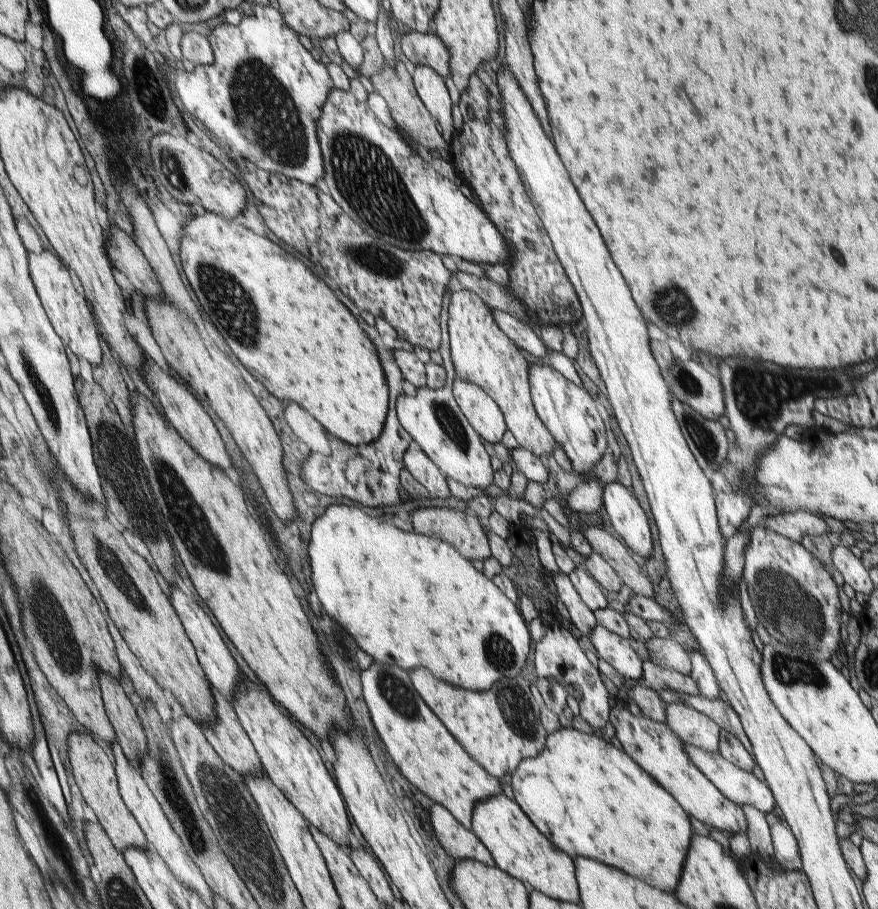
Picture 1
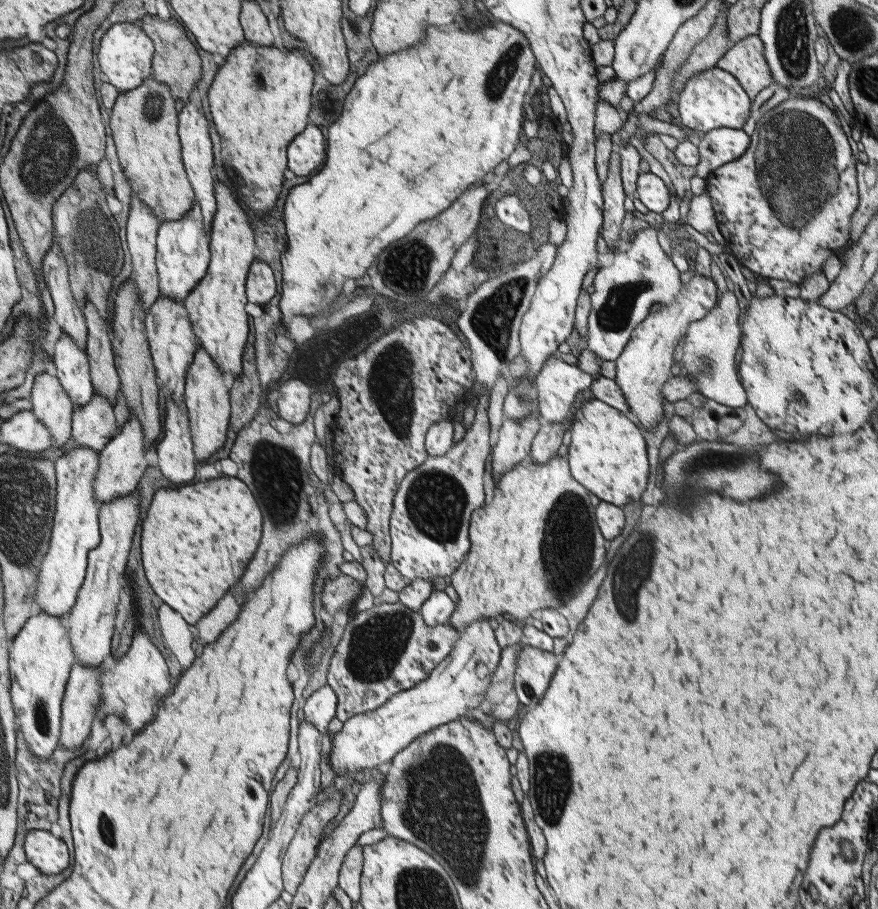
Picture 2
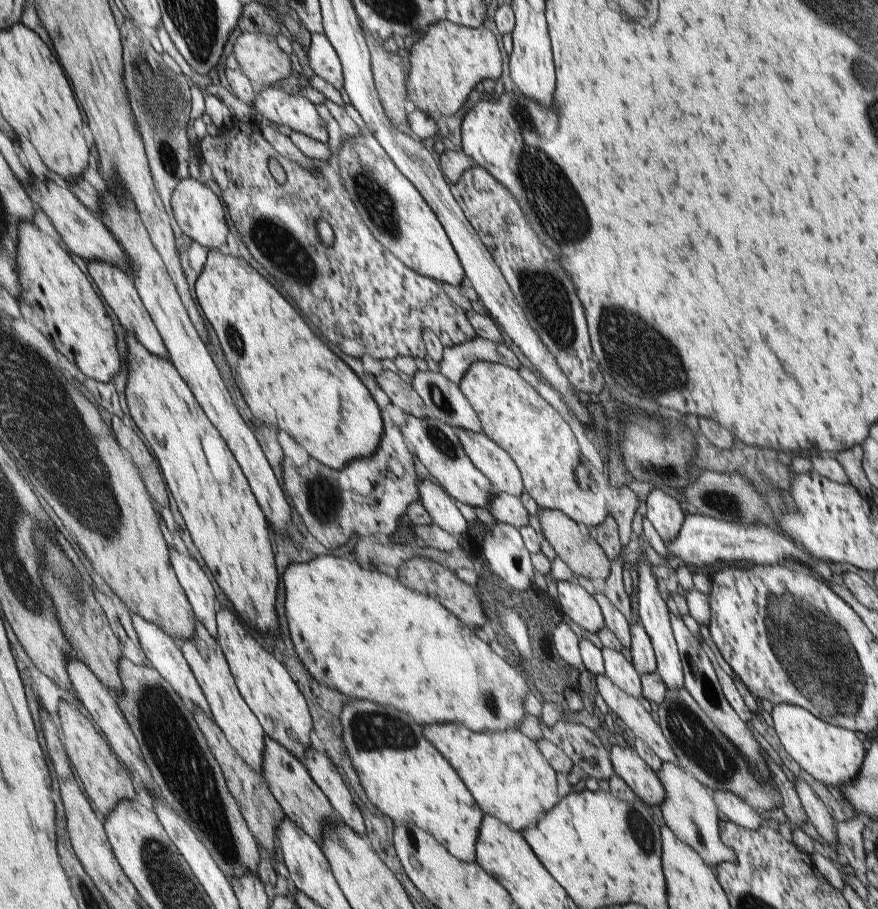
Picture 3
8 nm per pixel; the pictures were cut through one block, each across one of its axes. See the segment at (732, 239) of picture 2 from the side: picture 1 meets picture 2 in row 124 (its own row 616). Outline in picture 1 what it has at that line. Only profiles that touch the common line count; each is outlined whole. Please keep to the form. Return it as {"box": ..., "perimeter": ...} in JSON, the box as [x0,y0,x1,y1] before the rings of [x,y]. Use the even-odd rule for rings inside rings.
{"box":[742,526,840,664],"perimeter":[[[757,526],[749,532],[743,556],[742,579],[747,586],[755,618],[770,638],[780,643],[793,642],[797,648],[808,650],[812,664],[814,660],[830,660],[831,654],[839,648],[840,610],[837,588],[829,571],[823,570],[817,558],[813,558],[803,545],[767,527]],[[815,646],[817,652],[813,652]]]}

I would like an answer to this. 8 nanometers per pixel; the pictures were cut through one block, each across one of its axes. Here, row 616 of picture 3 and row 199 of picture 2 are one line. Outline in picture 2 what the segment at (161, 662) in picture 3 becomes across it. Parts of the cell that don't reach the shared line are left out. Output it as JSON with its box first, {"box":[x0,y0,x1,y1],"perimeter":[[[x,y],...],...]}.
{"box":[127,195,163,310],"perimeter":[[[134,195],[127,230],[128,246],[134,266],[131,278],[137,284],[137,292],[140,293],[142,304],[147,310],[159,300],[159,297],[163,296],[161,286],[159,286],[160,276],[157,264],[158,232],[162,223],[163,221],[156,215],[156,212],[147,203],[144,203],[141,197]]]}

